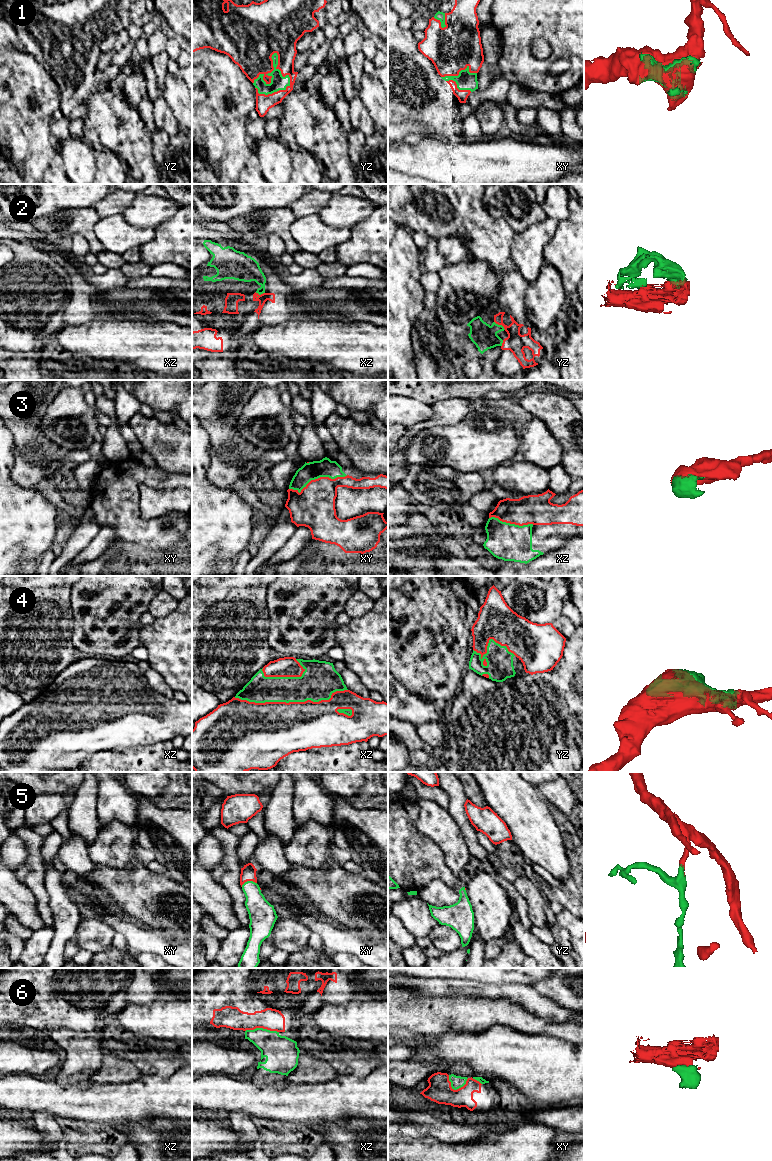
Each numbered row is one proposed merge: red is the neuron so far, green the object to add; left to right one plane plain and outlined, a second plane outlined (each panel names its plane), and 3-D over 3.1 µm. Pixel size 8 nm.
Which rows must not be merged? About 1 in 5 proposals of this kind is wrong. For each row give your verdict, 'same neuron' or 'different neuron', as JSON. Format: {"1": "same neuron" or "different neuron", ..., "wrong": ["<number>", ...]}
{"1": "same neuron", "2": "same neuron", "3": "same neuron", "4": "same neuron", "5": "same neuron", "6": "same neuron", "wrong": []}

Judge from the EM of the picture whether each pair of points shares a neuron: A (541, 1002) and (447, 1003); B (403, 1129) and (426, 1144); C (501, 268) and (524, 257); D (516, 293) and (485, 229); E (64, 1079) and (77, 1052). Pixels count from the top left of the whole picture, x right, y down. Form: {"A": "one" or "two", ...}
{"A": "two", "B": "two", "C": "two", "D": "one", "E": "one"}

